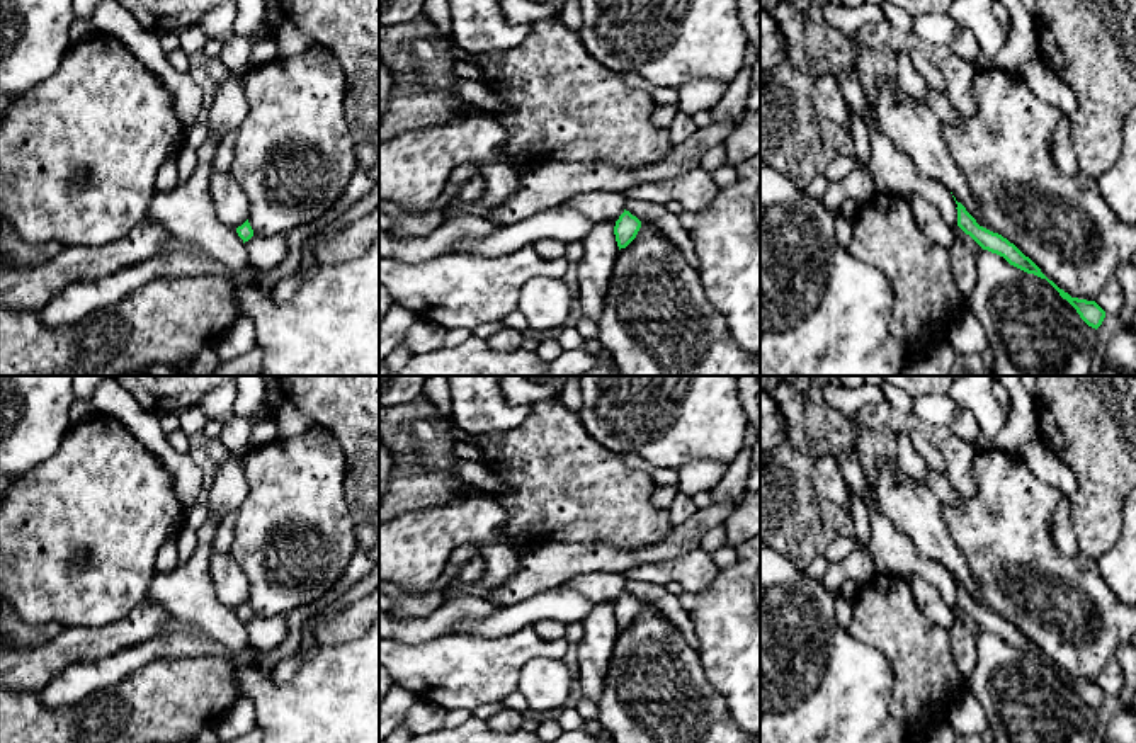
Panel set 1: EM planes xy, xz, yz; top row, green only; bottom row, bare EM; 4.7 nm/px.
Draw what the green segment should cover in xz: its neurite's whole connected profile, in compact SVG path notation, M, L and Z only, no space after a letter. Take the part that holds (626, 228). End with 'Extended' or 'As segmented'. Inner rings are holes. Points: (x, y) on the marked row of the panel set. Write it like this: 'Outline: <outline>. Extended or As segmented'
Outline: M624 209L624 213L619 216L614 226L614 235L619 250L626 248L636 238L639 228L641 221Z. As segmented

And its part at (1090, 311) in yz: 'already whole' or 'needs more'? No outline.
already whole

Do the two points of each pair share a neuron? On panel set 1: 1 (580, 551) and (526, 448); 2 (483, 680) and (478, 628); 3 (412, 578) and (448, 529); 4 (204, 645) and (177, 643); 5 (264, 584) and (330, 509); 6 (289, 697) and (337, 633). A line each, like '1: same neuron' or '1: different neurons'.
1: different neurons
2: different neurons
3: same neuron
4: same neuron
5: same neuron
6: different neurons

